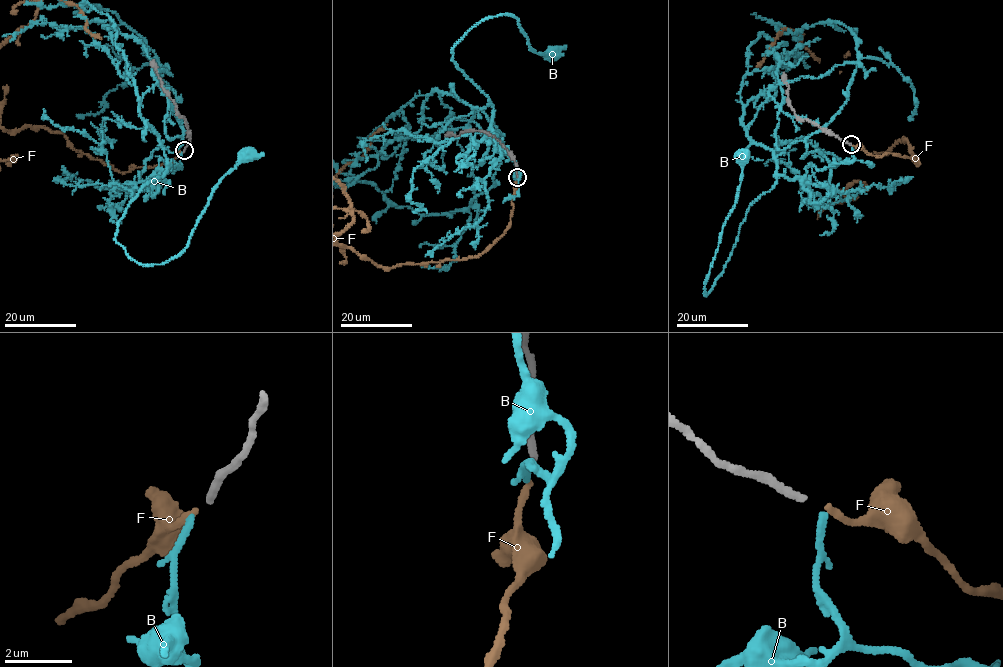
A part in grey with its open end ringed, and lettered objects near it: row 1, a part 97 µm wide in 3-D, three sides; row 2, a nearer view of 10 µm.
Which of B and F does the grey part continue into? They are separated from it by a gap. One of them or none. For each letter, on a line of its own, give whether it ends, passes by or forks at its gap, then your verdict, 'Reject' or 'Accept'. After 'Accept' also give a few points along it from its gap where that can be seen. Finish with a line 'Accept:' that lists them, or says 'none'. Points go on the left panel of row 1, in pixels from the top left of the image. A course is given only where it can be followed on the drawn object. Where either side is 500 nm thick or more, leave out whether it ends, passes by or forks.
B: It ends there. Reject
F: It ends there. Accept
Accept: F

